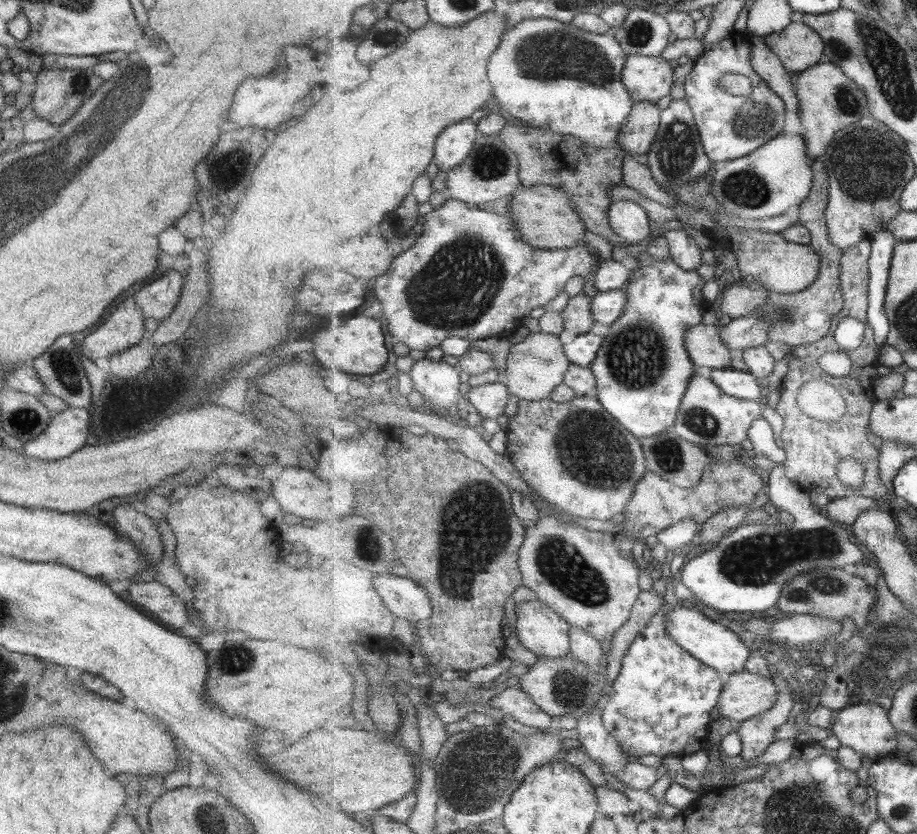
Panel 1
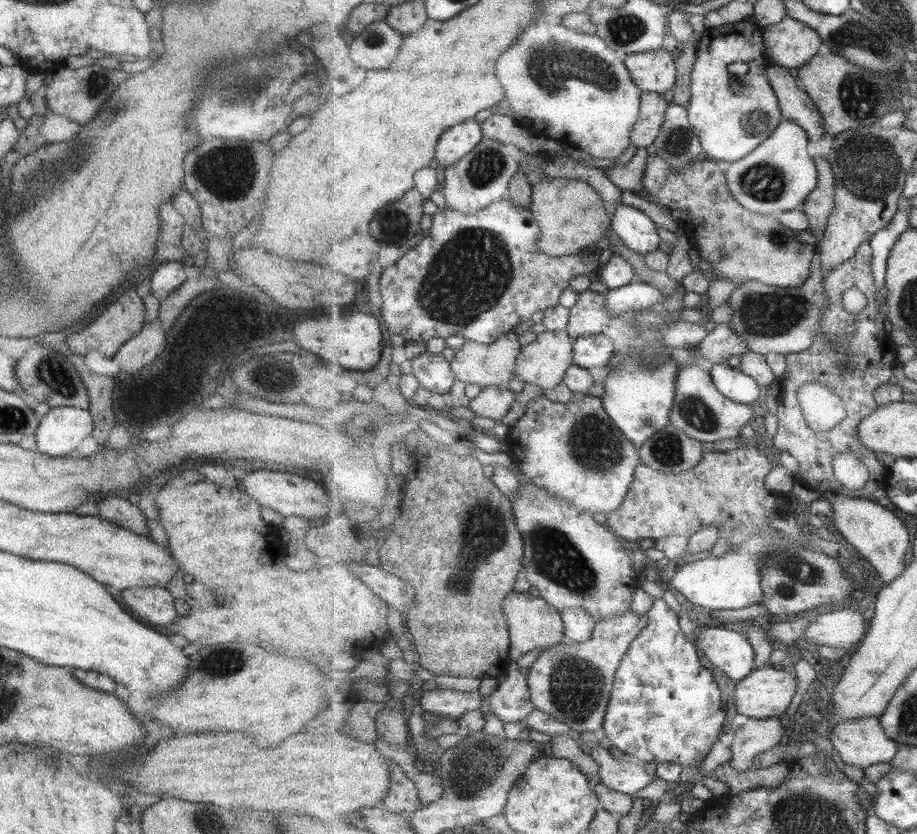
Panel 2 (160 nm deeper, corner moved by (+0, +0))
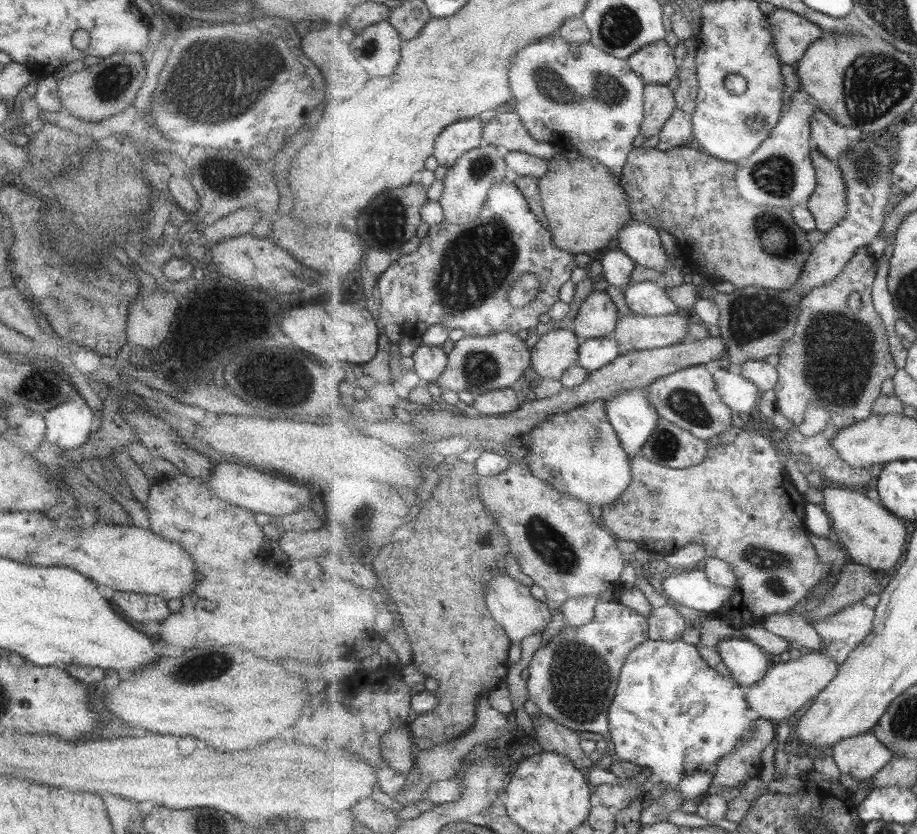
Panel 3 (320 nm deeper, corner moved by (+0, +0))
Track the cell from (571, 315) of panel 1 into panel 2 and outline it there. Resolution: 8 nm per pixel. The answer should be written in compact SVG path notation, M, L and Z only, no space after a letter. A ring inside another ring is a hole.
M587 290L580 293L577 304L572 308L567 331L570 334L570 337L575 341L579 337L583 337L585 335L598 335L609 328L611 318L613 317L614 316L611 314L611 311L608 309L606 295Z

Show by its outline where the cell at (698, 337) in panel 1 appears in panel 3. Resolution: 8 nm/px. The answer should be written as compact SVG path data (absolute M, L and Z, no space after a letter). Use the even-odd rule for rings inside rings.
M675 314L659 317L632 315L621 317L615 338L621 344L632 344L637 350L667 347L690 340L687 317Z

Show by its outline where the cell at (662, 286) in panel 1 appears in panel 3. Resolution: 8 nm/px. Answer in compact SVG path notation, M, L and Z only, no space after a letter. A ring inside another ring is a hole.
M648 387L630 388L607 401L610 421L631 459L647 444L660 419L647 393Z

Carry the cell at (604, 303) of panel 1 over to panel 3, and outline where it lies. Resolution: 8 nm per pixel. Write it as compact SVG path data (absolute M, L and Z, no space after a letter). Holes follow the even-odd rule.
M646 281L624 288L625 300L637 315L659 317L679 310L662 283Z

